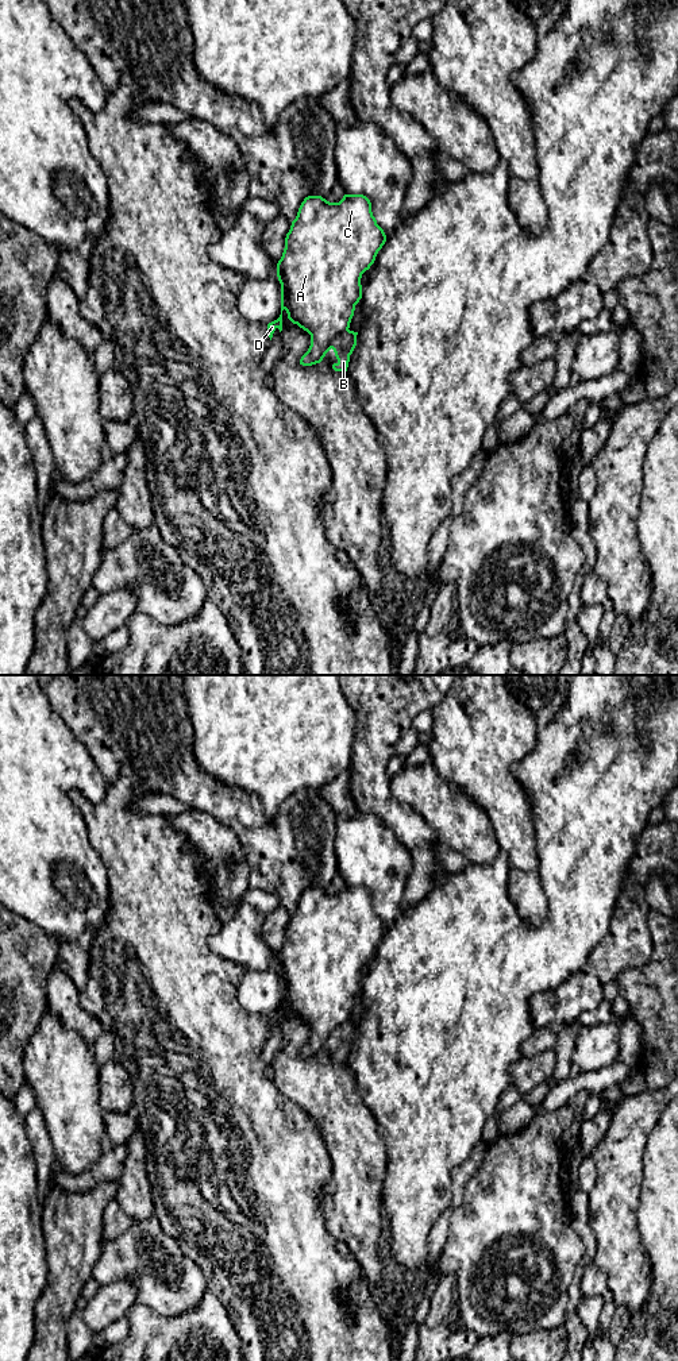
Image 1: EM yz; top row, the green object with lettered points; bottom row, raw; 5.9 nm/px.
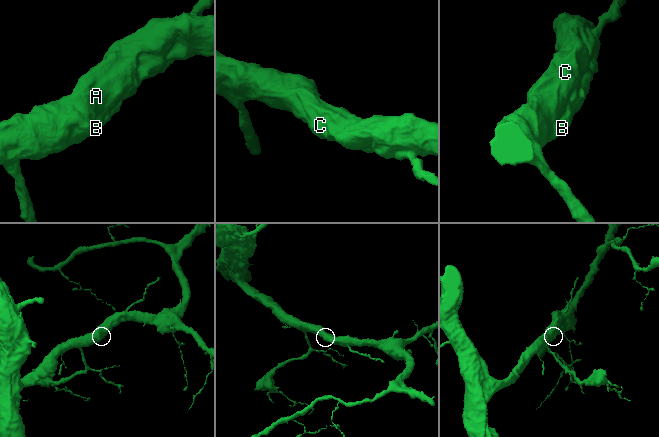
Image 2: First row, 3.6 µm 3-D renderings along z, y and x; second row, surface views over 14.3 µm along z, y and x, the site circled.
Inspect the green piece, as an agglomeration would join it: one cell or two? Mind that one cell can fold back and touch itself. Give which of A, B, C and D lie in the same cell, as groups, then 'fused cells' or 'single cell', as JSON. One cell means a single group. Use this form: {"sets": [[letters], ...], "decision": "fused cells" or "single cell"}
{"sets": [["A", "C", "D"], ["B"]], "decision": "fused cells"}

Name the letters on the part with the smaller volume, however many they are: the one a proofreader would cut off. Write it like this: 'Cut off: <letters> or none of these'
Cut off: B

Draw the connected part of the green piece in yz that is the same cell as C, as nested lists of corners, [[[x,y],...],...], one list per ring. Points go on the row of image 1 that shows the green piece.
[[[344,194],[339,203],[330,203],[321,196],[305,197],[286,234],[285,248],[277,263],[281,315],[267,324],[270,340],[277,328],[282,331],[285,309],[288,319],[311,335],[311,346],[300,365],[320,363],[334,340],[350,328],[355,305],[362,298],[362,274],[374,263],[385,242],[386,235],[377,224],[366,196]]]

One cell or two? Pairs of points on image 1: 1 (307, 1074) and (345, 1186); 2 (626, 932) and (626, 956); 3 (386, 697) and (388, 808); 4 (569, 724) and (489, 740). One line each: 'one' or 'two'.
1: one
2: one
3: one
4: two

